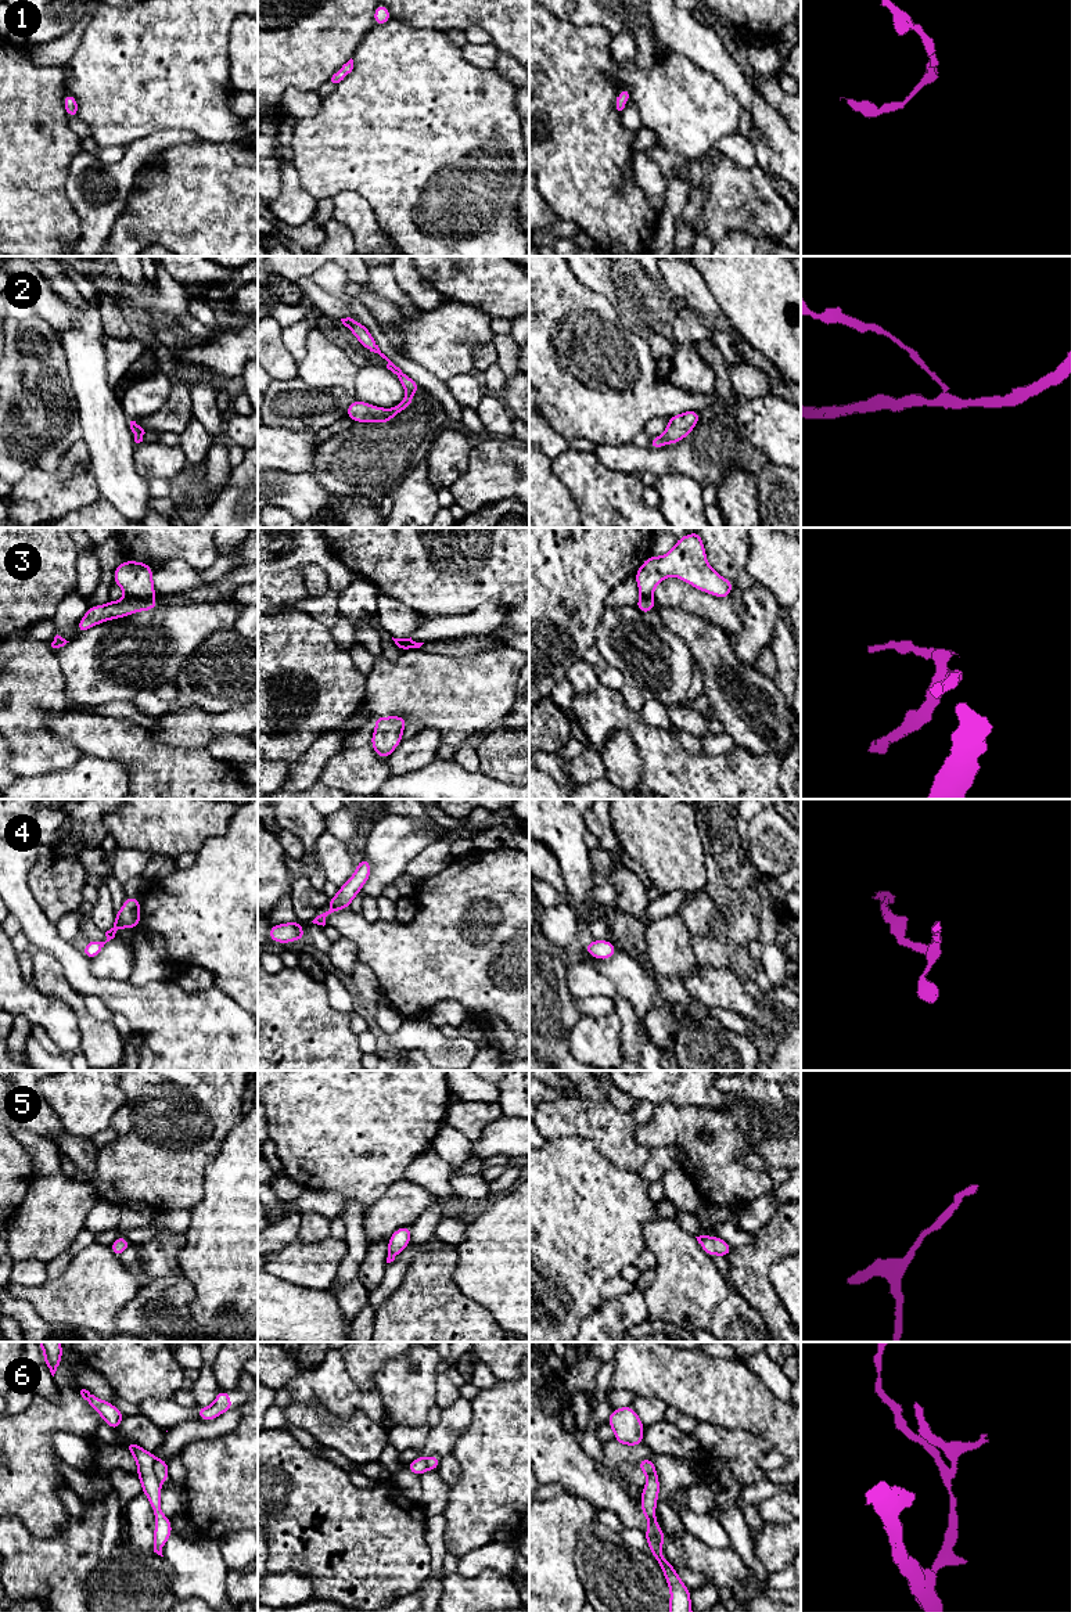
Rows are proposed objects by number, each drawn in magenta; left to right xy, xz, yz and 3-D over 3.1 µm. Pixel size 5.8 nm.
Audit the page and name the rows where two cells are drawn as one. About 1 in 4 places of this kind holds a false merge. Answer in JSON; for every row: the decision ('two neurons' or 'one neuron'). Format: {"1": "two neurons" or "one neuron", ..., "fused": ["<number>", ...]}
{"1": "one neuron", "2": "two neurons", "3": "two neurons", "4": "one neuron", "5": "one neuron", "6": "two neurons", "fused": ["2", "3", "6"]}

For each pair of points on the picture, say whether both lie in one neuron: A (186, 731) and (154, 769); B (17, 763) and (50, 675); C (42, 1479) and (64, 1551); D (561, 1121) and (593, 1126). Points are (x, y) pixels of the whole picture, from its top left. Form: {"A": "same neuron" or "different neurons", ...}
{"A": "different neurons", "B": "same neuron", "C": "different neurons", "D": "same neuron"}

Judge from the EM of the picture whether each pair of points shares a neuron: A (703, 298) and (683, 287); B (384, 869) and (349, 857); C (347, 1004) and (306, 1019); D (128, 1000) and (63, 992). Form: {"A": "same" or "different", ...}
{"A": "same", "B": "different", "C": "different", "D": "different"}

